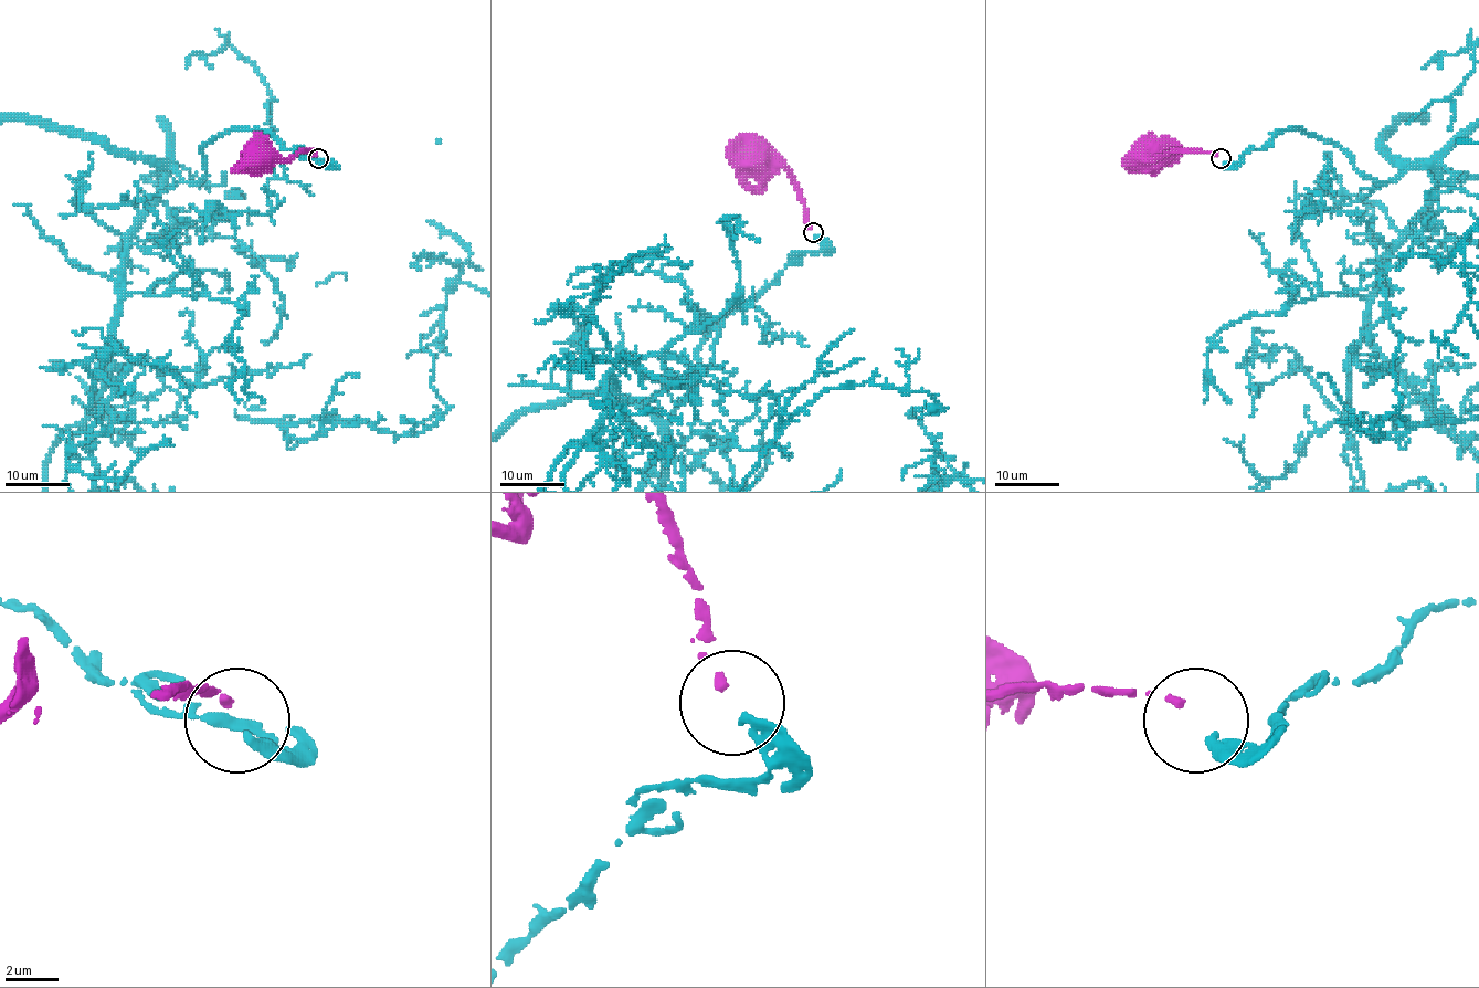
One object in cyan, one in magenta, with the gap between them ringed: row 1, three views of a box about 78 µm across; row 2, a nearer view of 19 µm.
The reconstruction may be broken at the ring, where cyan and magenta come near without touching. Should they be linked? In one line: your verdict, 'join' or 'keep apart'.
join

